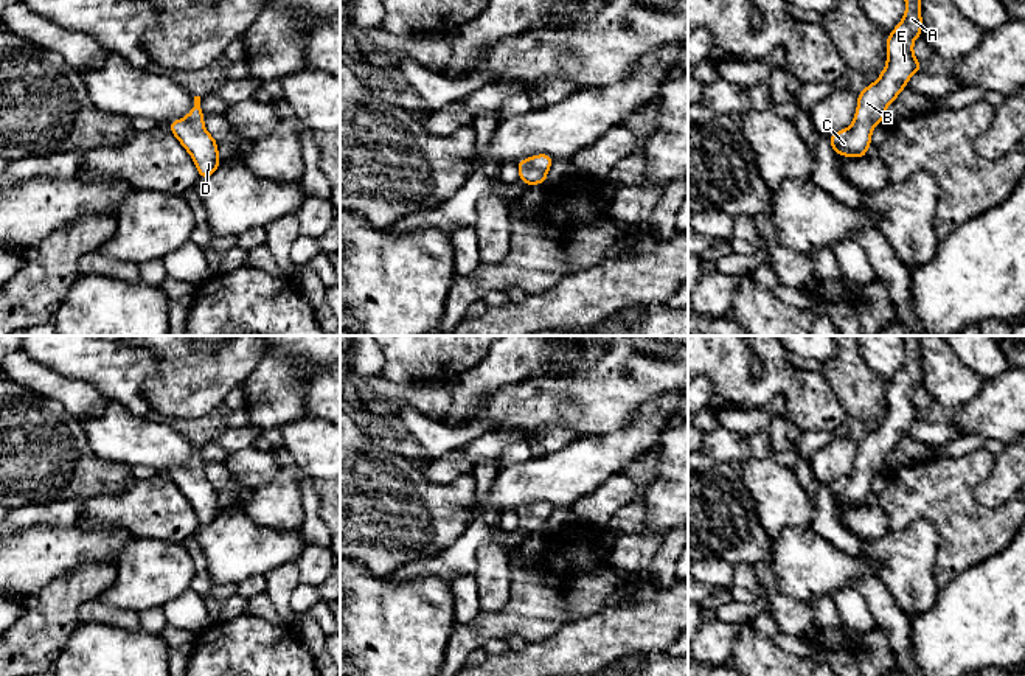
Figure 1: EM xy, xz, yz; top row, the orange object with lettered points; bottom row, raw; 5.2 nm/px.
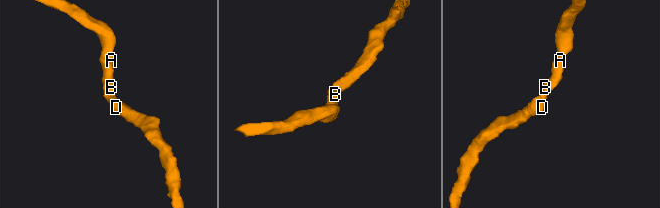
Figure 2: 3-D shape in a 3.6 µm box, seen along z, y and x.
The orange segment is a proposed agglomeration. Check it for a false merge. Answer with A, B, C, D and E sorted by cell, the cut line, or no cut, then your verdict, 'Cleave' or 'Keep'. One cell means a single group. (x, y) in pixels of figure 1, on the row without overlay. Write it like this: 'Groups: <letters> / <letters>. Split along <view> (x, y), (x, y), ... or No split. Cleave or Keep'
Groups: A B C D E. No split. Keep

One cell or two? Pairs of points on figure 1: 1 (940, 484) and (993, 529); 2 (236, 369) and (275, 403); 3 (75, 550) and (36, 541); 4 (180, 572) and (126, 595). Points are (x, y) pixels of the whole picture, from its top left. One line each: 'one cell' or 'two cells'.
1: one cell
2: two cells
3: one cell
4: one cell

